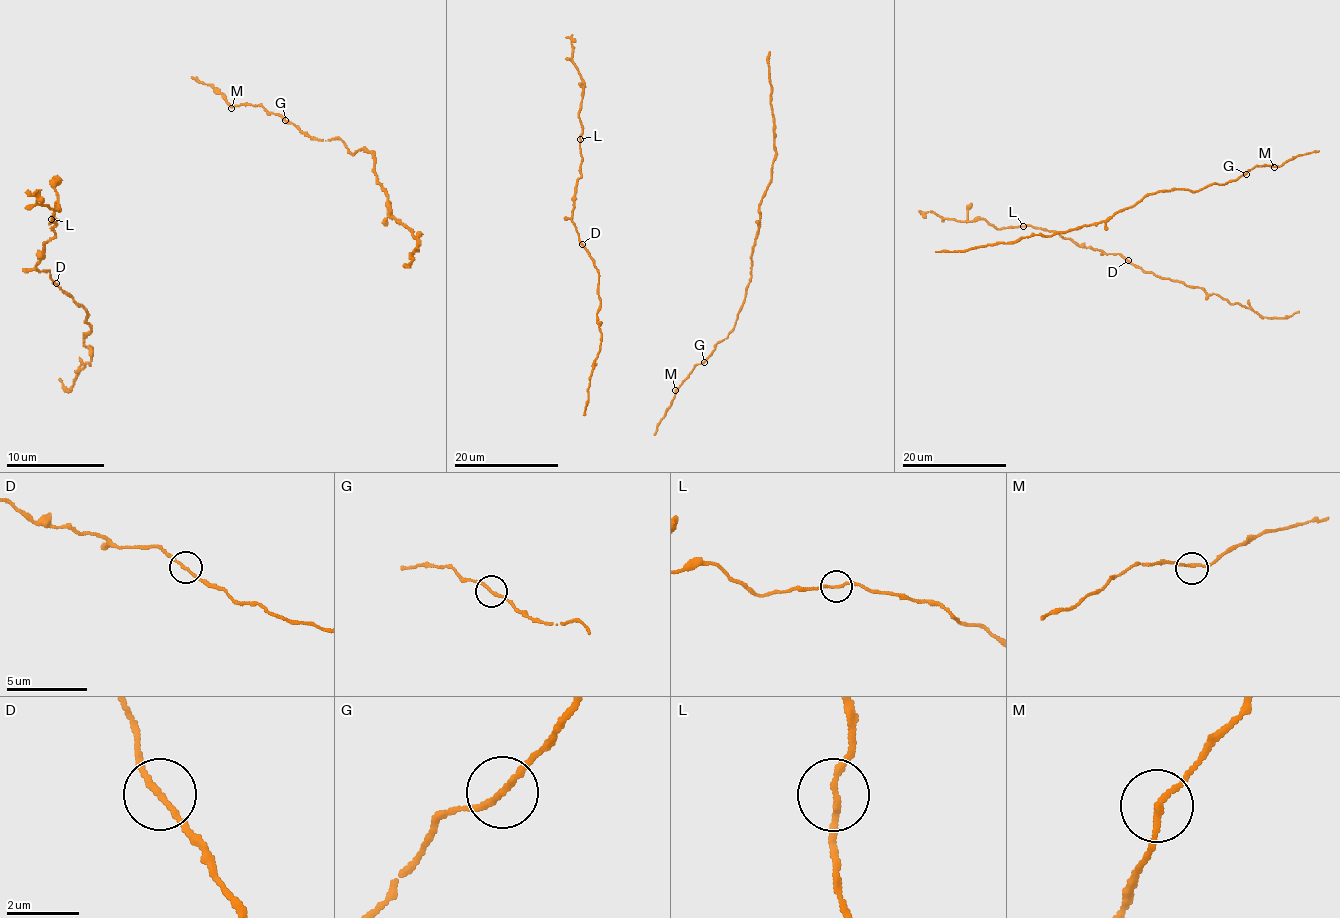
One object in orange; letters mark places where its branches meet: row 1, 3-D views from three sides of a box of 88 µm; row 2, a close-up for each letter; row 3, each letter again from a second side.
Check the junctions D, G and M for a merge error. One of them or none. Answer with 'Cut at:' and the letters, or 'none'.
Cut at: none

